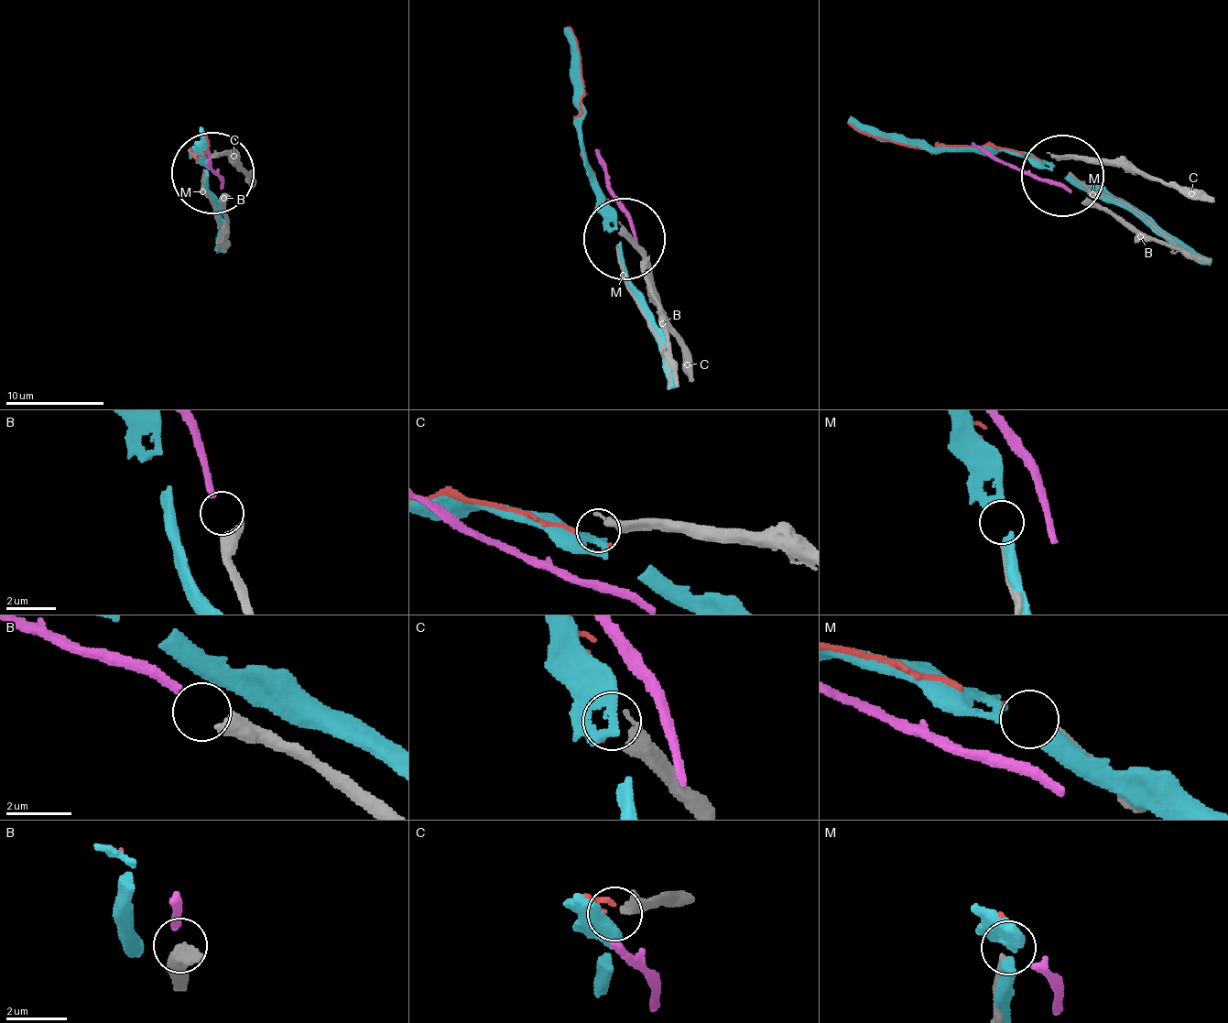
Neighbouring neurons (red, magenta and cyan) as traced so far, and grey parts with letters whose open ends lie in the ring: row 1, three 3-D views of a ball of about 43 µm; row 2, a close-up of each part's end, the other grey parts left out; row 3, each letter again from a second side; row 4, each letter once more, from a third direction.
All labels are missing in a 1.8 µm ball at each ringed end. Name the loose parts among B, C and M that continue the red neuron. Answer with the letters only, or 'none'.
M

